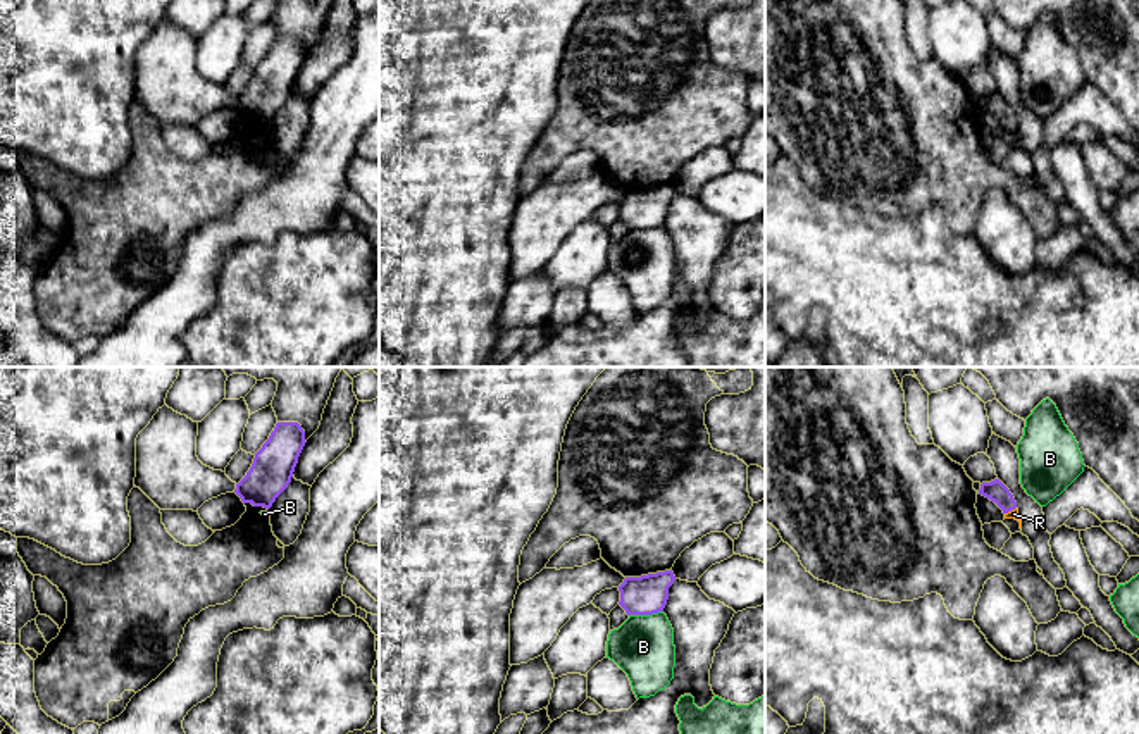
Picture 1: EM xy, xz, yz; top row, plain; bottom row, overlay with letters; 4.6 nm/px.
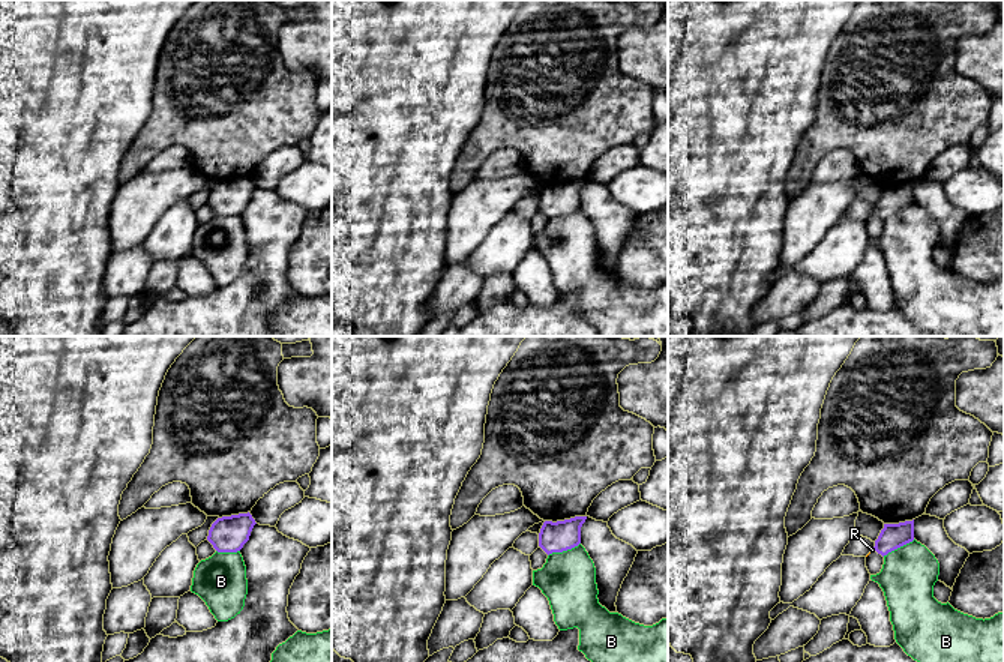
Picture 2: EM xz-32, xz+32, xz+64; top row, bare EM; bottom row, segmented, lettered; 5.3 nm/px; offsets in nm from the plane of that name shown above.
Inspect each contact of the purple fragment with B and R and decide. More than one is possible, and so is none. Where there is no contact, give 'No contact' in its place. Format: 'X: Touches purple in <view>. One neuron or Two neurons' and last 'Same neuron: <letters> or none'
B: Touches purple in xz. Two neurons
R: Touches purple in yz. One neuron
Same neuron: R

